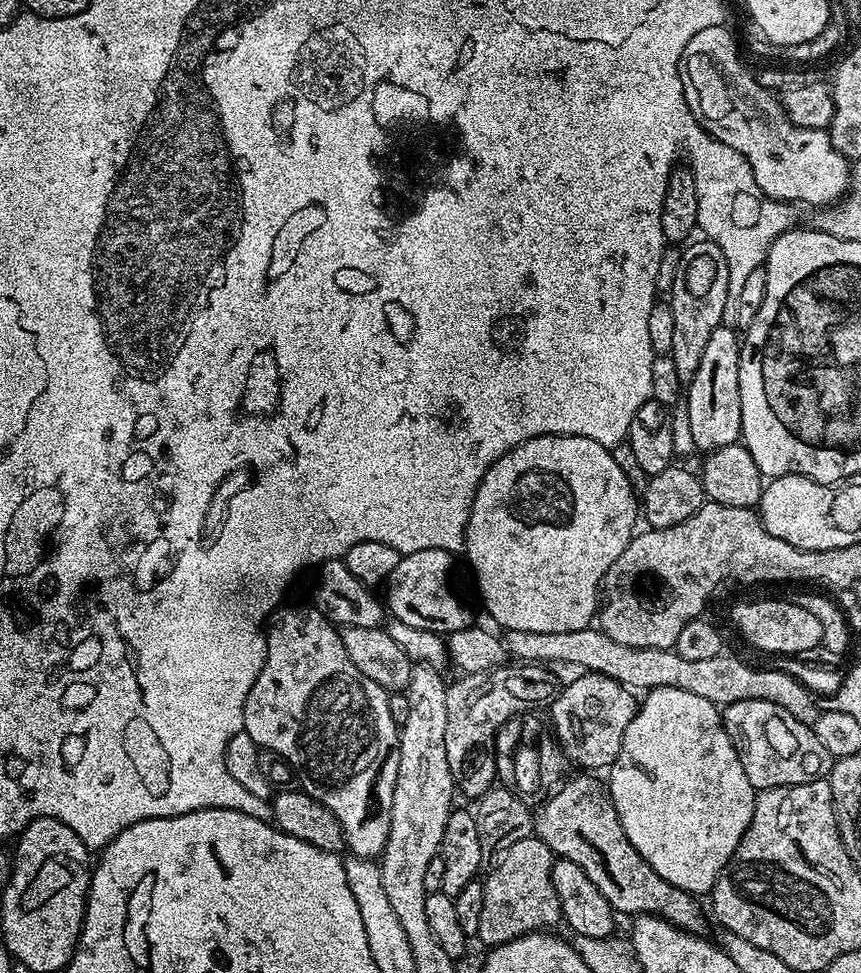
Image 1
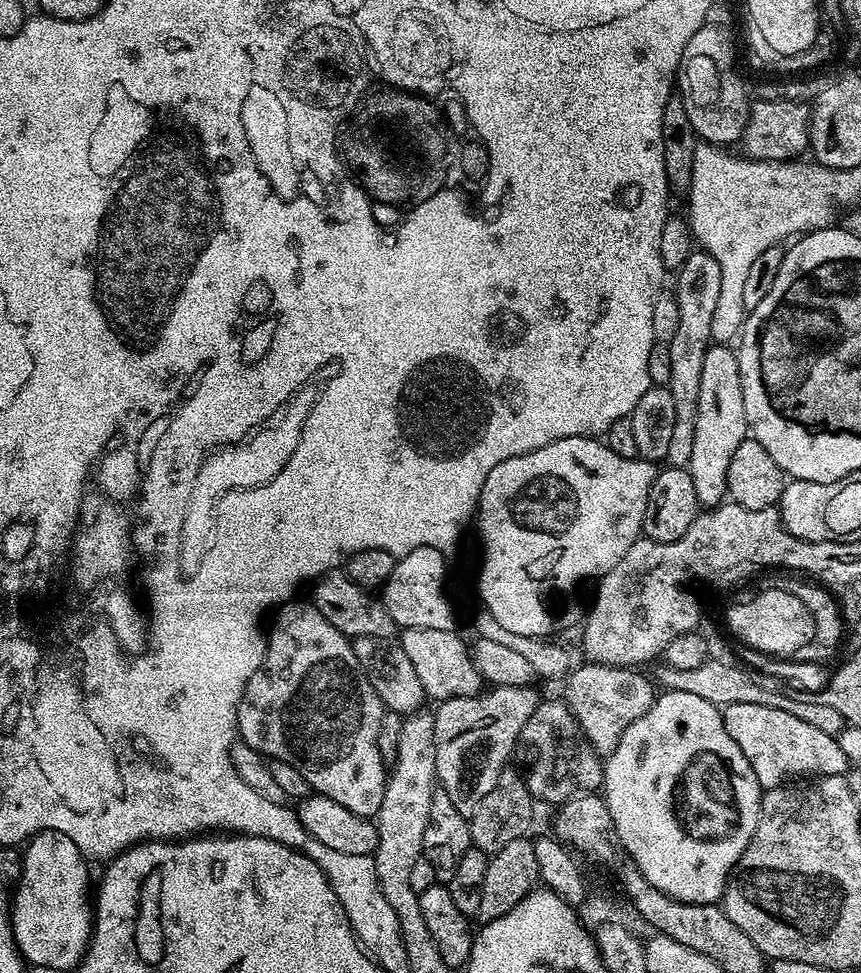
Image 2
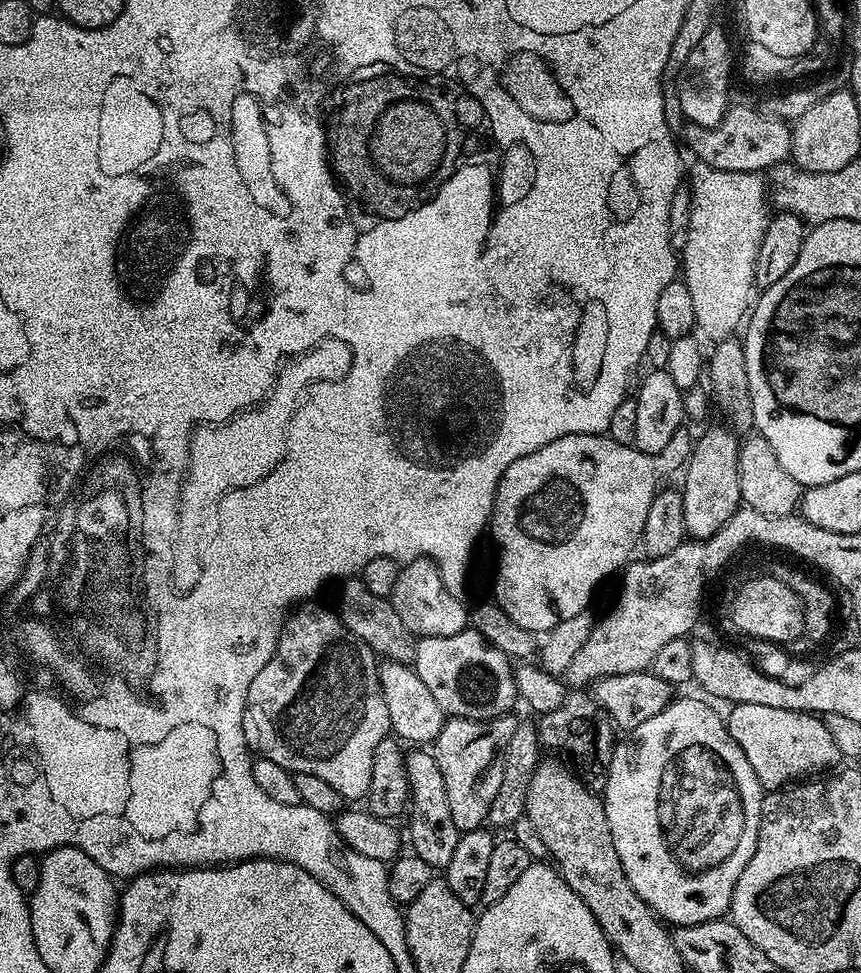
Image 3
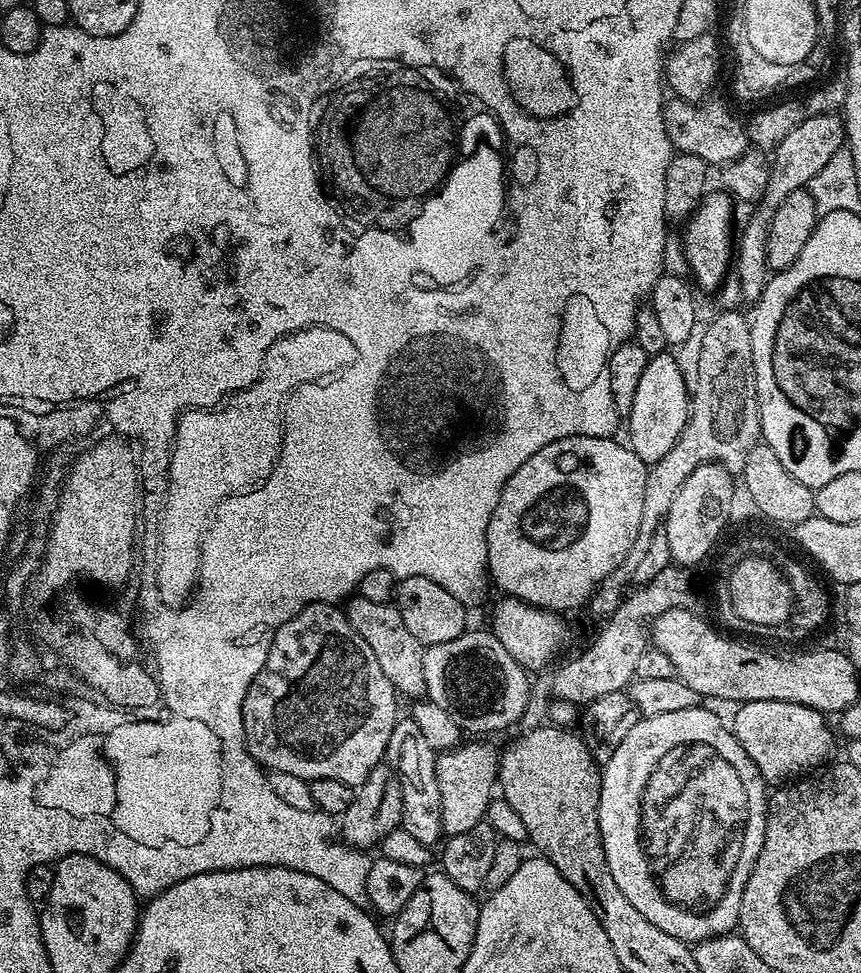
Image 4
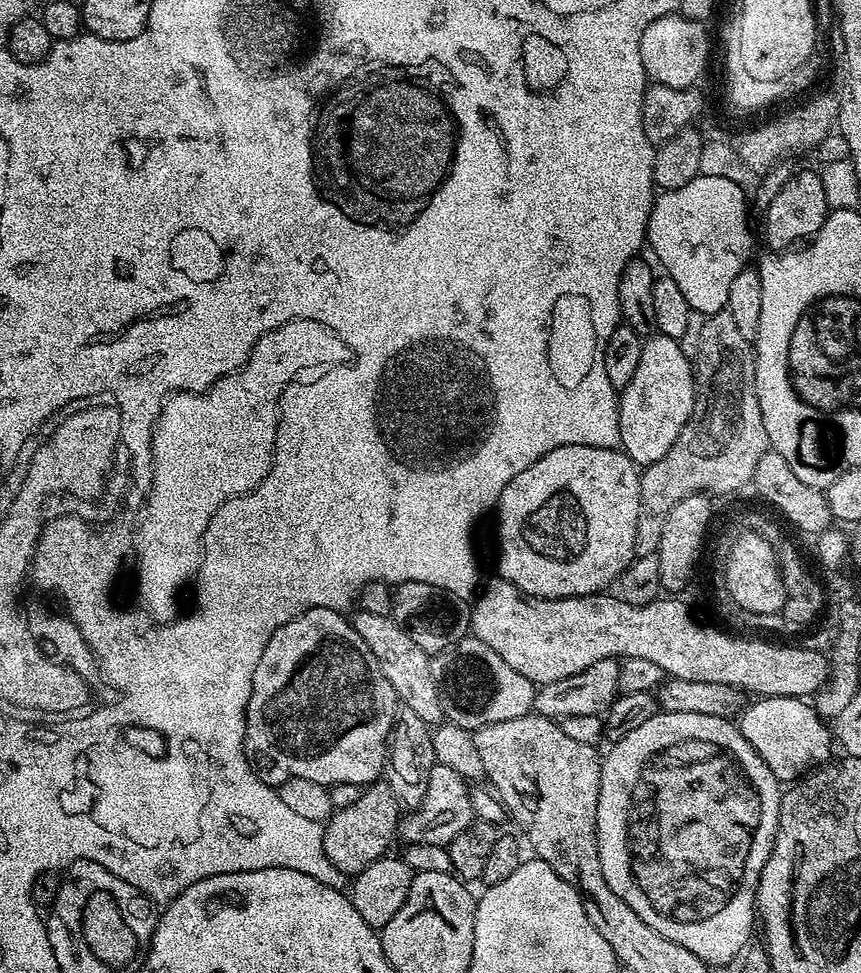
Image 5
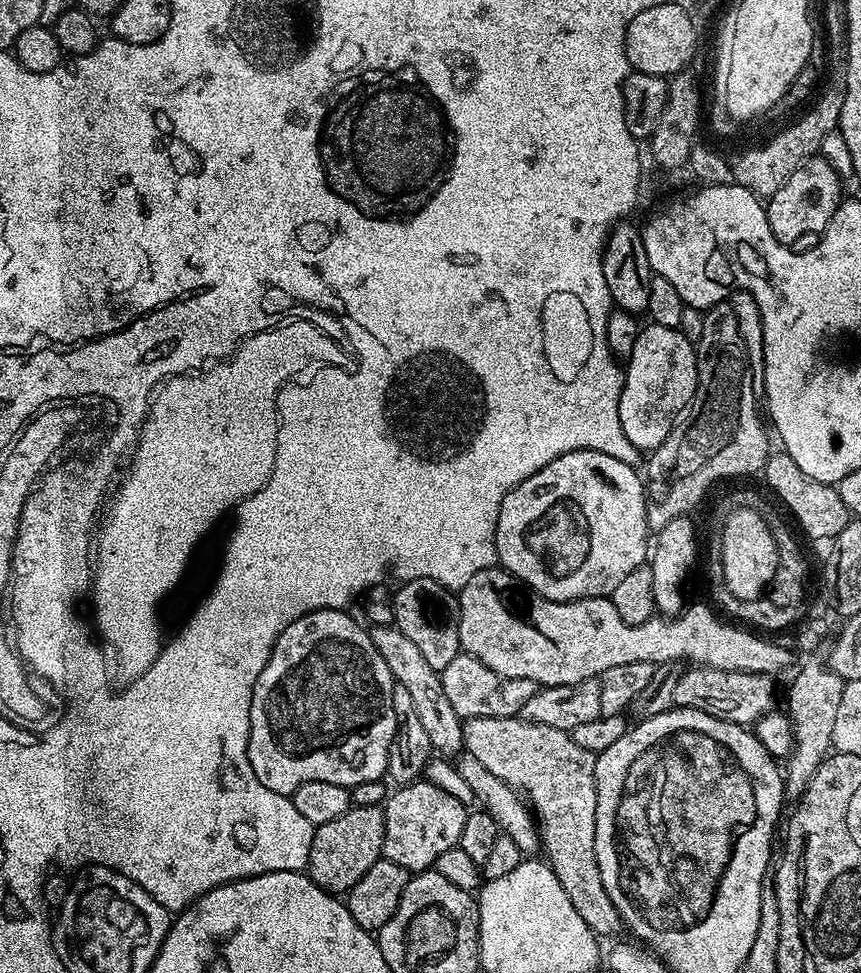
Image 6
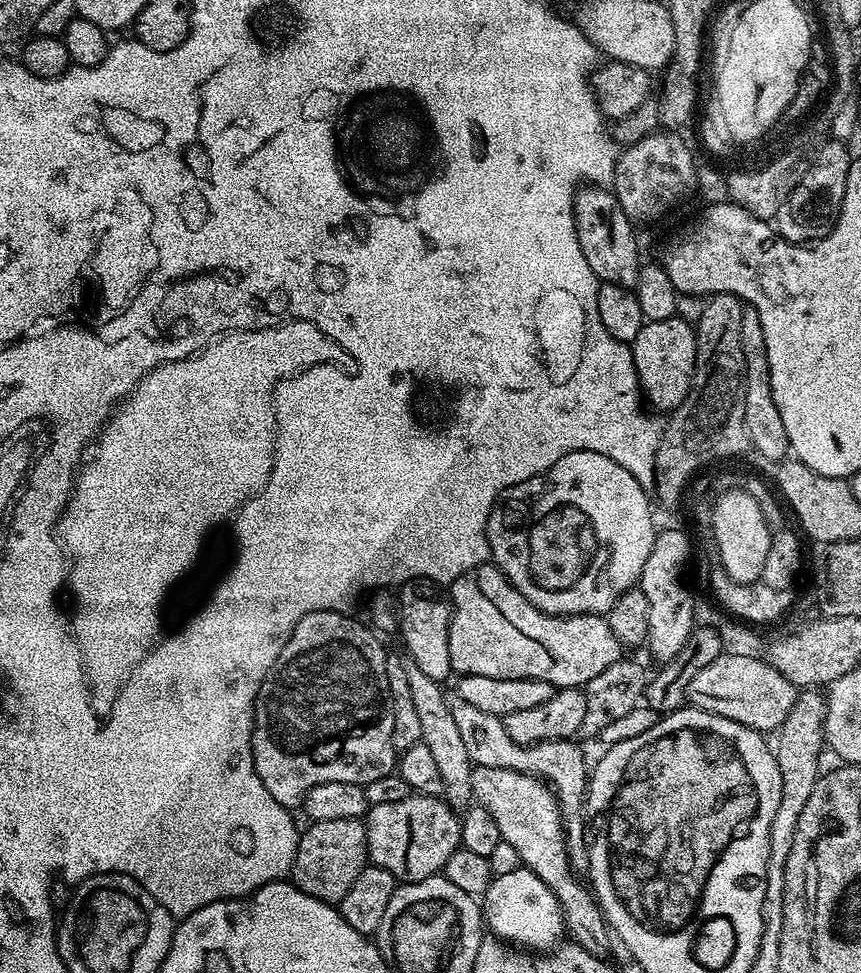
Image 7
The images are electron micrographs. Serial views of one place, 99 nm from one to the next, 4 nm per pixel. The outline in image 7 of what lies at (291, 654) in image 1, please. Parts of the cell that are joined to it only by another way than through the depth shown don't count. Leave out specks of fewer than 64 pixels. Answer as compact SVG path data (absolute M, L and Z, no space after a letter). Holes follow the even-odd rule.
M342 612L306 614L306 618L302 618L298 622L298 626L294 626L286 646L282 646L274 666L266 674L266 678L260 687L260 692L256 696L256 711L252 726L254 766L256 767L258 778L262 778L262 786L266 786L269 797L285 810L292 810L291 808L299 809L304 803L304 795L322 782L354 782L355 784L365 785L374 782L374 778L393 775L394 769L397 767L398 753L396 747L392 745L394 710L392 709L392 699L386 682L388 656L386 651L384 652L383 646L380 645L381 637L367 623L361 622L359 624L358 621L351 620L352 618L351 615Z

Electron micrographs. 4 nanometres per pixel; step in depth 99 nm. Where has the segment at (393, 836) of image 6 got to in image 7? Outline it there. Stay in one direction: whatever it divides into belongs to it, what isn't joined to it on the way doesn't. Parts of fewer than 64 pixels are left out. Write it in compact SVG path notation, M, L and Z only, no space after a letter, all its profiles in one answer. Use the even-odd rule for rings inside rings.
M413 794L402 802L371 806L363 821L368 860L375 867L390 870L400 884L413 884L443 873L446 858L460 842L460 816L440 796Z

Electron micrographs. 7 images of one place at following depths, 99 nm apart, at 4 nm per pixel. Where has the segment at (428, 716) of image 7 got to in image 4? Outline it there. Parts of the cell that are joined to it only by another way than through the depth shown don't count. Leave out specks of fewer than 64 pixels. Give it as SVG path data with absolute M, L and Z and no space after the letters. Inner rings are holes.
M358 594L353 595L347 604L348 624L370 646L370 650L374 650L374 658L378 658L378 666L382 666L382 674L390 678L397 693L401 697L423 697L426 686L426 674L422 670L425 645L420 644L418 638L414 638L414 634L410 634L406 622L402 622L399 607L395 603L370 602Z

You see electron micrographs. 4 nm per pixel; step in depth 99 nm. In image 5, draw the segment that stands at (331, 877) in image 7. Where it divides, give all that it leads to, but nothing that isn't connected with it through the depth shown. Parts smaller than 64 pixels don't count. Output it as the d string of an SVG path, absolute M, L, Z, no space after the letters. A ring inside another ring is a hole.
M386 780L373 781L357 802L351 806L337 809L331 819L325 823L323 849L326 851L326 856L330 858L332 865L339 868L341 873L347 876L355 876L371 862L376 861L389 851L388 846L392 840L395 841L401 816L402 809L388 782Z

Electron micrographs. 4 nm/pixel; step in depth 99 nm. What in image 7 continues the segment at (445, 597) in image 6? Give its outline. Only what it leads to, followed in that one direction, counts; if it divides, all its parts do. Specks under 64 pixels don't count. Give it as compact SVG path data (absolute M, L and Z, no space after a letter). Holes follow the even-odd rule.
M410 580L399 585L400 627L398 636L404 639L404 648L408 651L407 659L415 668L422 670L430 678L441 682L453 675L450 662L450 622L452 621L452 601L439 592L431 580Z

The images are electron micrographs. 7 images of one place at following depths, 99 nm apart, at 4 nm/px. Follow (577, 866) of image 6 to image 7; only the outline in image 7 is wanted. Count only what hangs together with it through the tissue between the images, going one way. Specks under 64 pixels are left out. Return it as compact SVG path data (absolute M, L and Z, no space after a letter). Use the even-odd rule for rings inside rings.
M454 690L447 693L450 714L458 726L466 754L470 754L475 766L494 766L502 770L518 770L538 776L547 782L560 802L560 815L564 822L564 835L568 841L568 861L573 869L584 870L588 866L586 843L586 797L590 764L584 761L584 752L572 740L543 740L537 744L519 744L506 734L501 717L485 714L470 702L465 702Z

